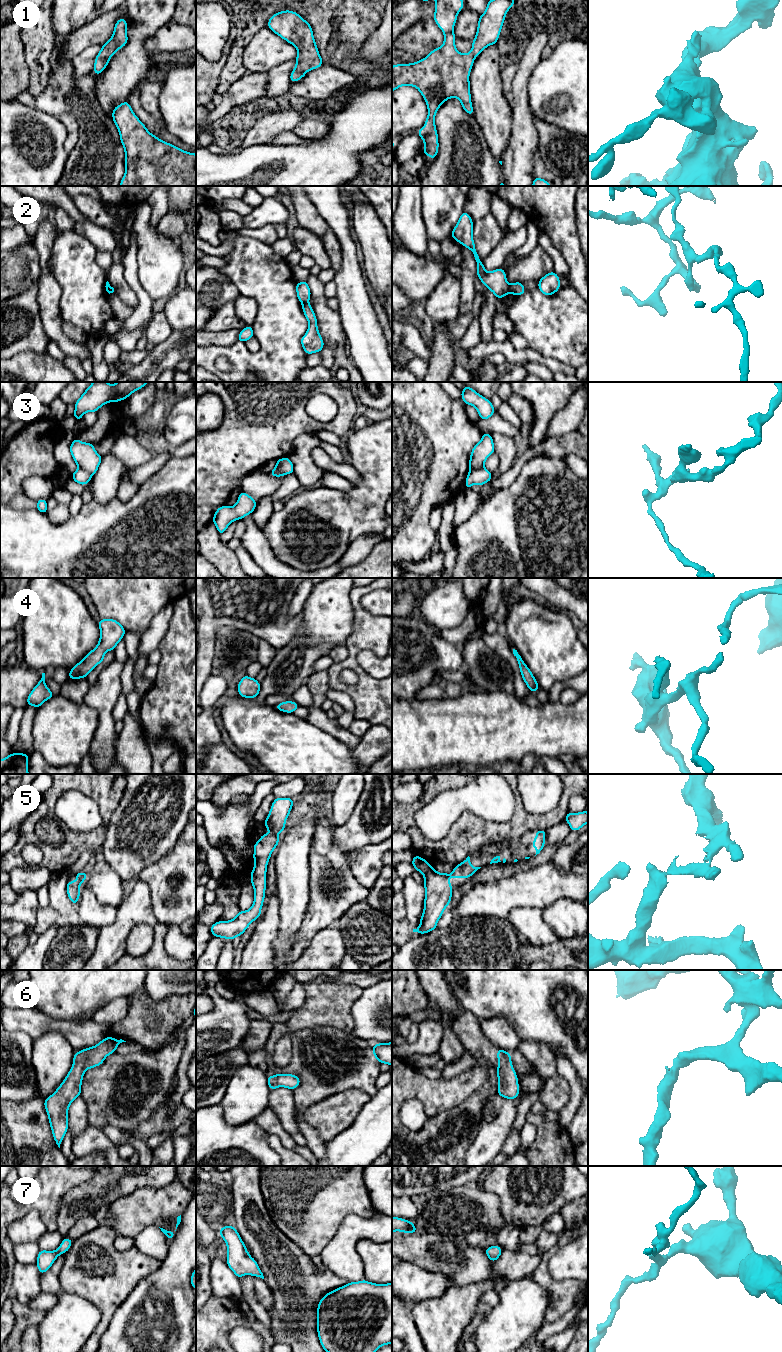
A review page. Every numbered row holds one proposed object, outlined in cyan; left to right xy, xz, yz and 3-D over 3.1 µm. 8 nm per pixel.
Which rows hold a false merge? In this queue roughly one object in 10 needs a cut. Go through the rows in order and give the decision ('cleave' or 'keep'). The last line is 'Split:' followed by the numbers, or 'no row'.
1: keep
2: cleave
3: cleave
4: keep
5: keep
6: keep
7: keep
Split: 2, 3

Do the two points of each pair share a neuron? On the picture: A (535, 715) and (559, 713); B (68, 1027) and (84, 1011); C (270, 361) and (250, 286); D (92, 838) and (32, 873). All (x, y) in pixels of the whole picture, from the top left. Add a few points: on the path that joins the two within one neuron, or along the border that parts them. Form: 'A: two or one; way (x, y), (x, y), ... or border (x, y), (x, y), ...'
A: one; way (541, 715), (553, 715)
B: two; border (51, 1017), (75, 1021), (91, 1018)
C: one; way (271, 342), (271, 307), (269, 305)
D: two; border (47, 867), (52, 872)

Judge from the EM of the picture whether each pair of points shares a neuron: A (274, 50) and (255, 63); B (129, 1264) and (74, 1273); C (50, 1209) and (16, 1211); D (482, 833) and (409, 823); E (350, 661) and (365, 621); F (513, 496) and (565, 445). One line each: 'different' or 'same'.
A: same
B: same
C: same
D: same
E: same
F: different

